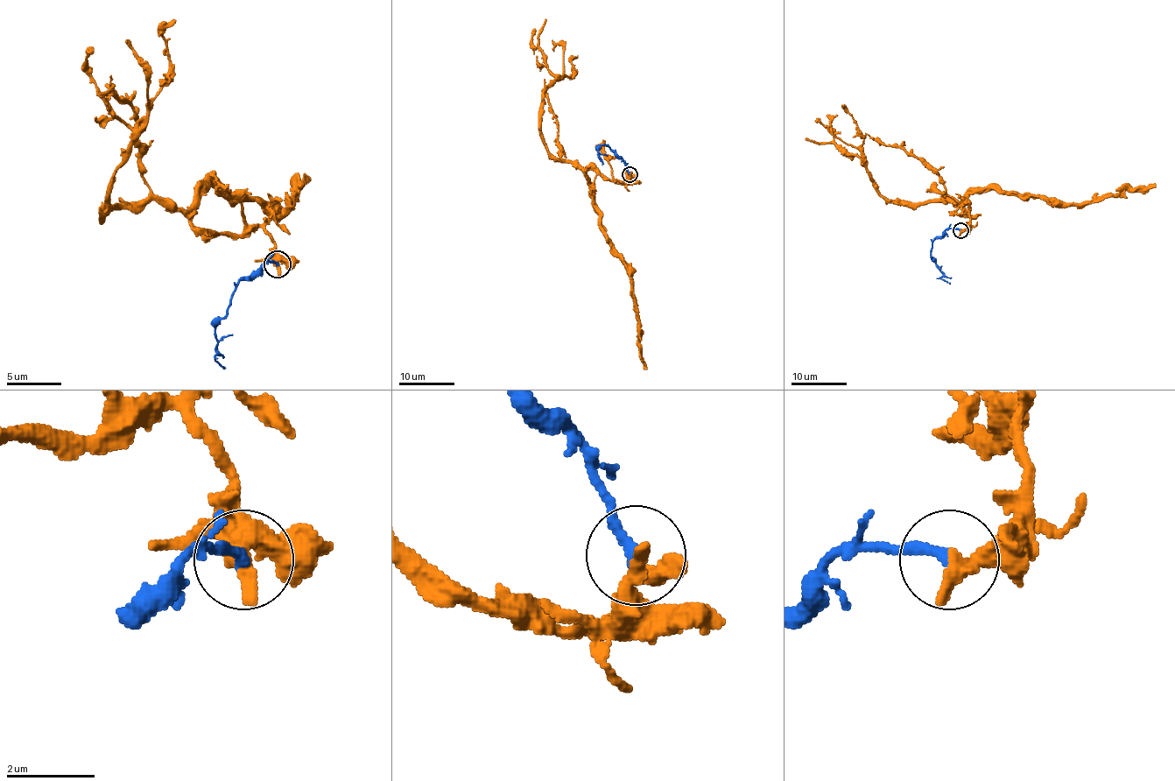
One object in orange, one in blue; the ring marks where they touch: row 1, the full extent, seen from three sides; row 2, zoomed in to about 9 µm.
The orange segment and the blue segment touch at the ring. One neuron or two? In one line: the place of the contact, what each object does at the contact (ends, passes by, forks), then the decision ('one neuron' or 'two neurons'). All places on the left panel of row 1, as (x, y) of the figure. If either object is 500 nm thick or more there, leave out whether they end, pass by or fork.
at (277, 264); orange ends there; blue ends there; two neurons

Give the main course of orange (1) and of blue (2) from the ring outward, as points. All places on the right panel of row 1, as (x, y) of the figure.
1: (960, 230), (968, 225), (970, 211), (956, 212), (975, 193), (1044, 195), (1065, 204), (1156, 186)
2: (960, 230), (947, 228), (932, 242), (931, 256), (943, 275), (942, 279), (950, 284)

